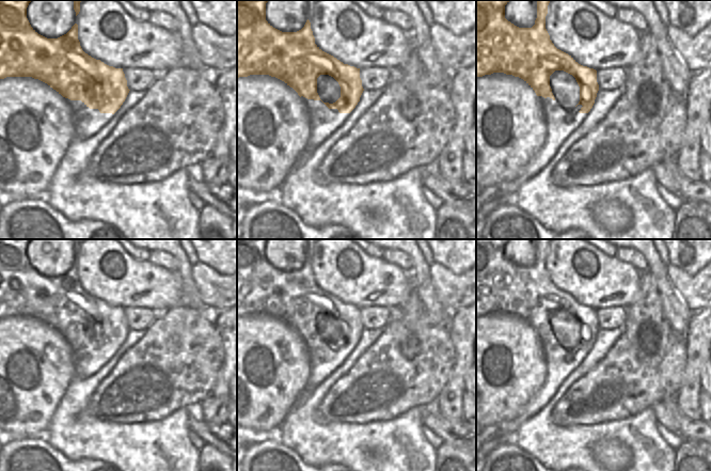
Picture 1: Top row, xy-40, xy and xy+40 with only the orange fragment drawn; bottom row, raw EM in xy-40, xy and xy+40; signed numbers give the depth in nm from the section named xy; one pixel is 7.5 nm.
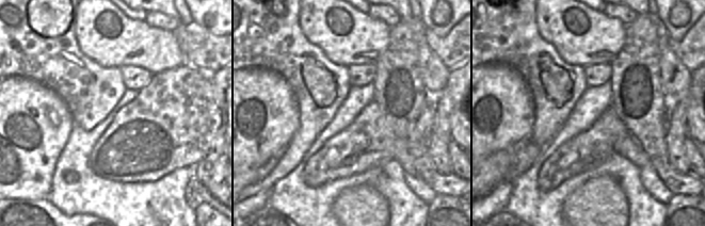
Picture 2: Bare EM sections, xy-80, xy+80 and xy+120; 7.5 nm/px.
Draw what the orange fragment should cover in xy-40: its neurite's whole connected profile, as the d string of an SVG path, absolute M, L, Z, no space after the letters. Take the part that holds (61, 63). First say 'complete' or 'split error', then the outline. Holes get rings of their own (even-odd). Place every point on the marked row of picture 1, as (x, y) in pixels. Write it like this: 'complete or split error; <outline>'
split error; M0 0L0 79L32 77L47 83L63 97L81 100L90 109L114 114L129 89L123 68L115 68L85 53L78 40L76 17L80 0Z

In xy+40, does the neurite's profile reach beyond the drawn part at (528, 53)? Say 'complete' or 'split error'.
split error

